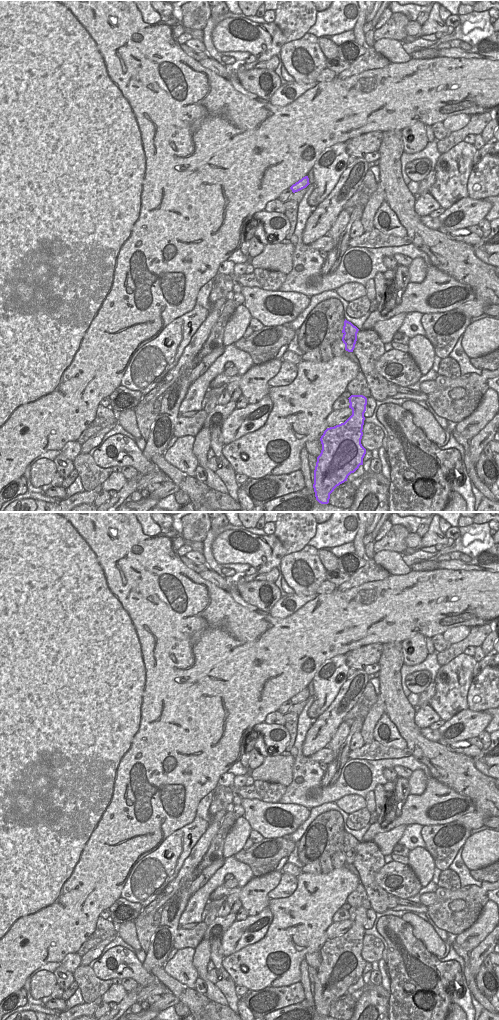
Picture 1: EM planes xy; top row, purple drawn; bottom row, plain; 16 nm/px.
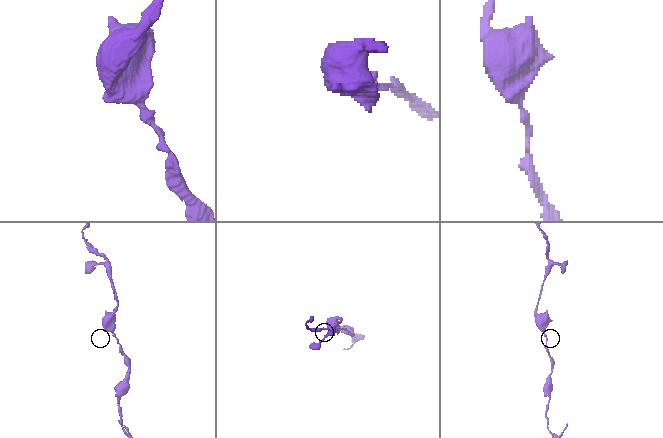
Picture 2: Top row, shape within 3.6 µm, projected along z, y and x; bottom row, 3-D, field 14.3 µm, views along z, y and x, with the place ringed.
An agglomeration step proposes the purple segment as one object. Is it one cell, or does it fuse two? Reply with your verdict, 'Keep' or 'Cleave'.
Keep.

